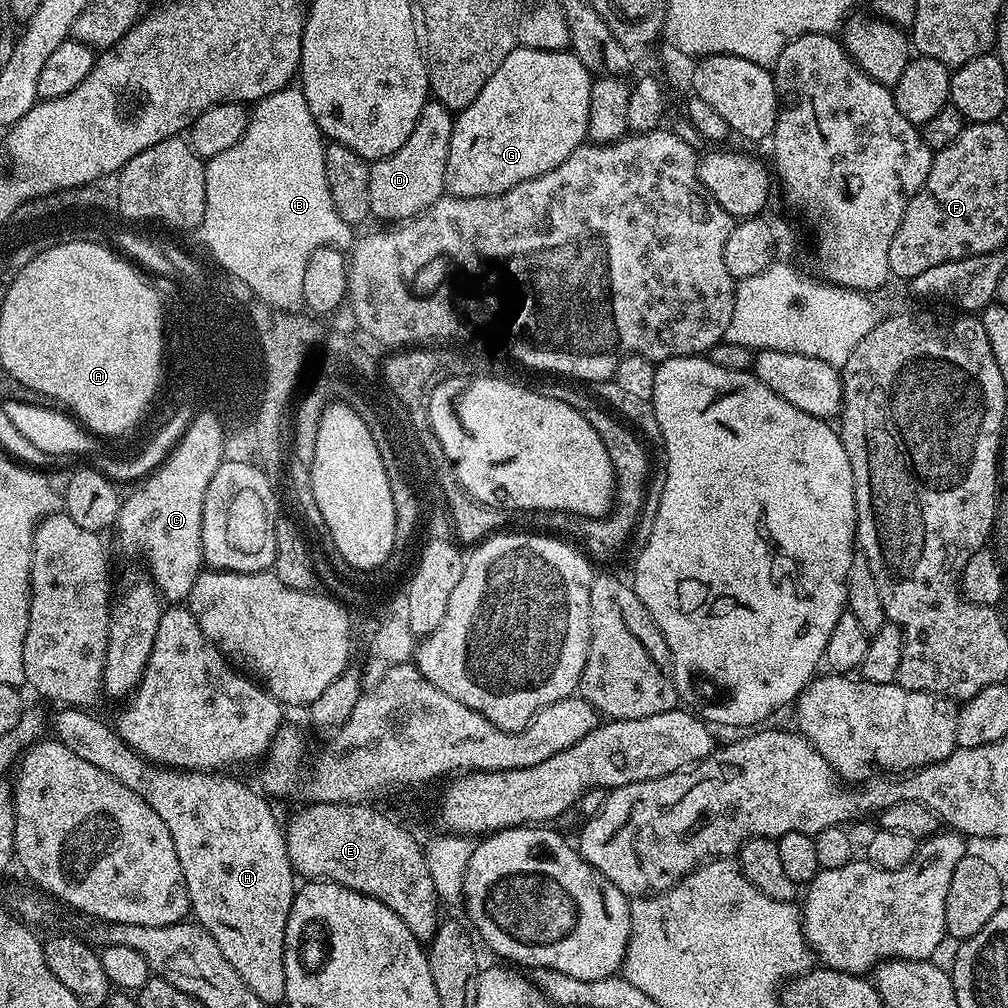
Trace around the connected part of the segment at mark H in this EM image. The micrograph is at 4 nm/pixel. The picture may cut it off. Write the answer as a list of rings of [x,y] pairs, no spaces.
[[[71,706],[63,707],[60,711],[54,716],[55,739],[74,750],[78,758],[90,762],[90,766],[98,766],[98,770],[110,774],[110,778],[134,790],[134,794],[142,797],[156,811],[158,818],[166,822],[174,838],[174,848],[178,850],[178,860],[182,862],[182,874],[188,887],[188,903],[195,923],[202,925],[214,938],[214,942],[218,942],[218,950],[222,950],[226,962],[238,970],[242,982],[246,982],[246,986],[258,994],[263,1004],[272,1006],[281,1003],[286,994],[286,922],[290,918],[292,900],[298,891],[298,880],[288,857],[285,829],[276,821],[271,806],[266,802],[268,800],[256,788],[257,793],[250,785],[220,770],[181,770],[153,764],[135,752],[109,721],[107,724],[91,716],[91,711]]]

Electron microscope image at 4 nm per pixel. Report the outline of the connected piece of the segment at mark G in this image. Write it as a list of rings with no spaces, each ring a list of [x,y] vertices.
[[[523,46],[515,48],[515,50],[513,50],[506,58],[506,62],[502,62],[502,66],[498,66],[498,70],[494,70],[494,74],[490,78],[490,82],[486,82],[486,86],[482,86],[482,94],[478,94],[478,98],[474,98],[474,102],[470,102],[470,106],[463,108],[452,121],[450,154],[448,155],[447,191],[451,193],[451,195],[461,196],[462,198],[500,196],[506,190],[510,190],[514,186],[518,186],[530,178],[538,178],[542,174],[546,174],[550,170],[554,170],[554,166],[558,166],[562,162],[566,162],[566,158],[570,158],[572,151],[585,143],[588,134],[588,119],[590,118],[590,90],[592,89],[593,79],[593,73],[588,72],[586,66],[579,61],[579,58],[577,58],[571,50],[543,52],[537,48],[525,48]]]

